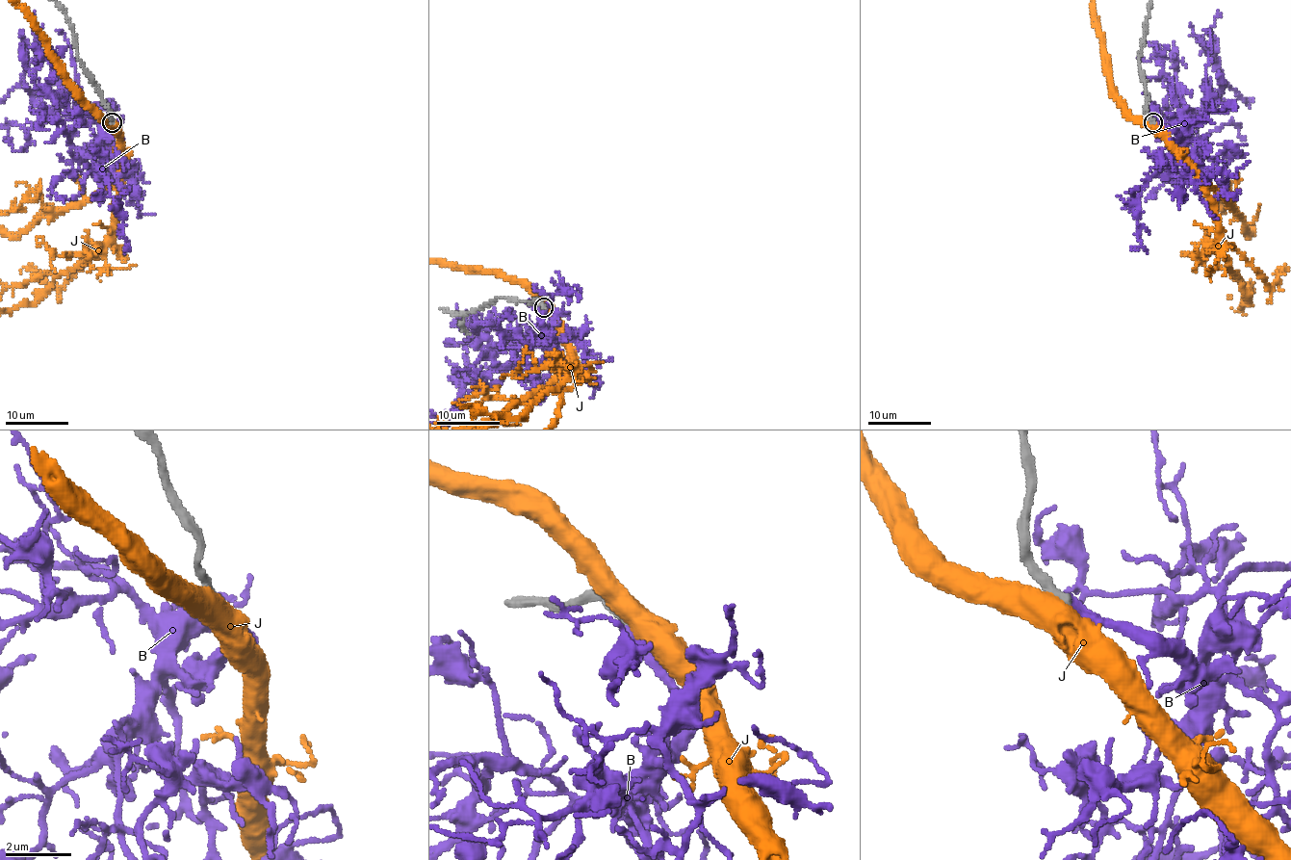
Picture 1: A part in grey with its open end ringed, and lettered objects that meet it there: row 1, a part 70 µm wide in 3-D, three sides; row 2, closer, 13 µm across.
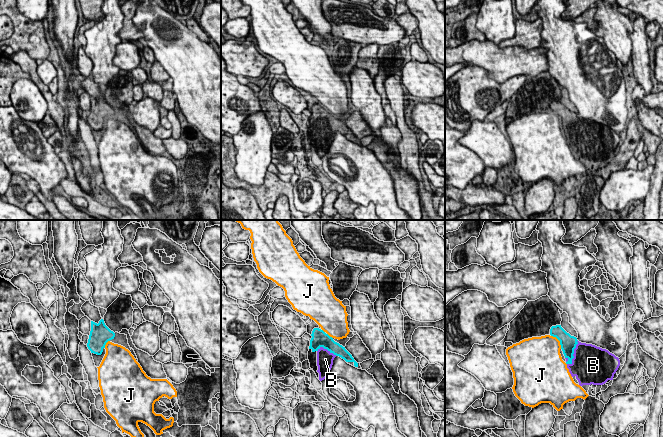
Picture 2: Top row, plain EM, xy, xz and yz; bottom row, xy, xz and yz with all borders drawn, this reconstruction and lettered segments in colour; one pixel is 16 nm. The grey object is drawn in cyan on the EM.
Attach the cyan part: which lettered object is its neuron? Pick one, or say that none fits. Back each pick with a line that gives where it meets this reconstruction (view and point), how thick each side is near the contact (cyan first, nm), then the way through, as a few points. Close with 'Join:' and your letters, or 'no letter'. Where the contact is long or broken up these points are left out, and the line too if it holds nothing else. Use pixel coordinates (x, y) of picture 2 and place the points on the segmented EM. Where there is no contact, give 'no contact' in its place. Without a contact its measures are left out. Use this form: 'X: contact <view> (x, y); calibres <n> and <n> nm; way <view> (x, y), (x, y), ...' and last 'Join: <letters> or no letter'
B: contact yz (573, 353); calibres 260 and 460 nm
Join: B

